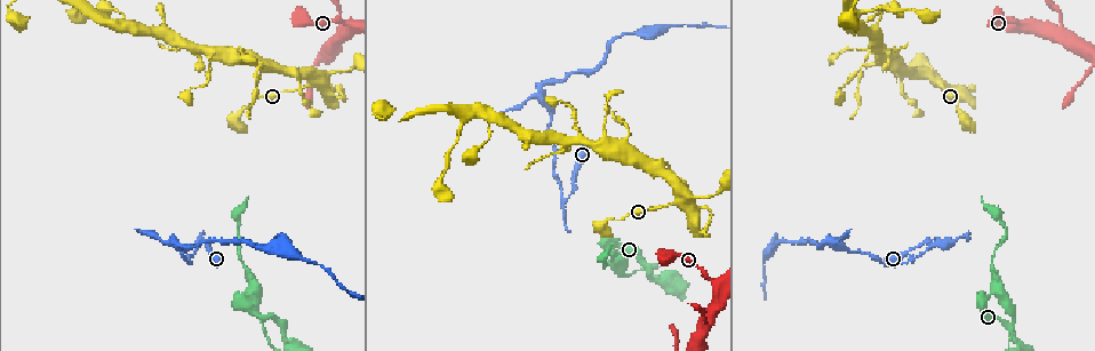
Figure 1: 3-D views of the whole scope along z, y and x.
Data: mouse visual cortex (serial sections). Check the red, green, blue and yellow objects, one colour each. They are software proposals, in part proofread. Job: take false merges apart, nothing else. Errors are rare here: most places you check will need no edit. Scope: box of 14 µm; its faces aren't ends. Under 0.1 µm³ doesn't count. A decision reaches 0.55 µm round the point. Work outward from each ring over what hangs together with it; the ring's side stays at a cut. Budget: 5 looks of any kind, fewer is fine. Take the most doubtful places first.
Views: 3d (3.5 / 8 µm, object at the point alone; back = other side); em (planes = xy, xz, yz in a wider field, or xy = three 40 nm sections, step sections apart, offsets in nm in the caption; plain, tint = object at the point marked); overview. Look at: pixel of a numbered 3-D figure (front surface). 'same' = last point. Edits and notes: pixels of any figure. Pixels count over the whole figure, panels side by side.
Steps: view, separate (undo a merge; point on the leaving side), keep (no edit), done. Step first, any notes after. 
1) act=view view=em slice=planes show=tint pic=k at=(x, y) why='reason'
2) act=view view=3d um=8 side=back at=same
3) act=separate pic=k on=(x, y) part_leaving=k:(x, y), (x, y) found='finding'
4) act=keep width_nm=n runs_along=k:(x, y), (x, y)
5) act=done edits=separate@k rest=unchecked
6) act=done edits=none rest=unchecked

act=view view=3d um=8 side=back pic=1 at=(938, 237) why='thin neck'

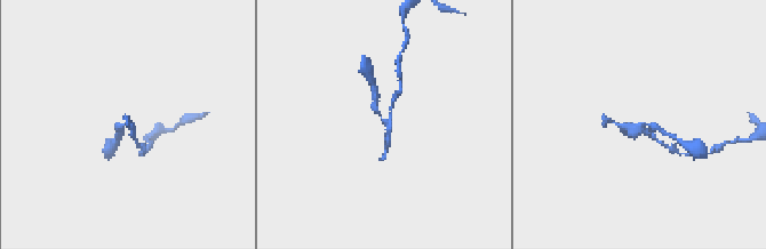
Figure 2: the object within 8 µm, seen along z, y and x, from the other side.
act=view view=em slice=xy step=3 show=tint pic=2 at=(123, 124) why='now the EM'

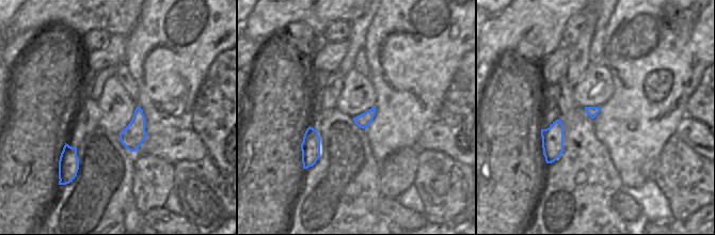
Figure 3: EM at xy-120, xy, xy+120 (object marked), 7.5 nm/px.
act=keep found='continuous, no second cell'

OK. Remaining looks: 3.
act=view view=3d um=8 pic=1 at=(239, 302)

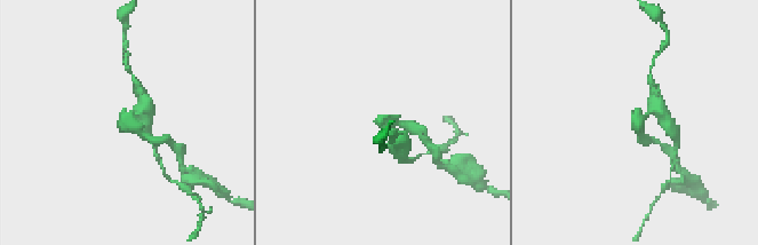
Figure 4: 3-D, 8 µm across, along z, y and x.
act=view view=em slice=xy step=3 show=tint pic=4 at=(638, 119) arm_widths_nm=200,250 why='need the tissue'

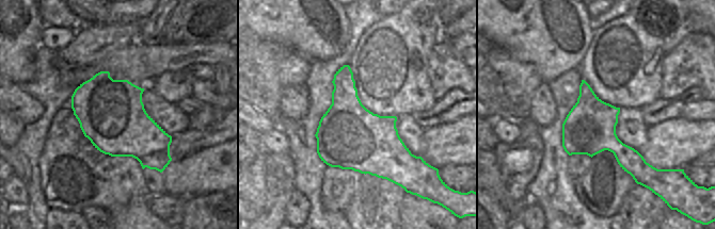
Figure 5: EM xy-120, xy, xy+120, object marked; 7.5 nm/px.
act=separate pic=4 on=(661, 120) width_nm=500 part_leaving=4:(646, 116), (654, 107), (673, 131) found='a second cell is stuck on'

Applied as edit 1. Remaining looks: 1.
act=done edits=separate@4 rest=unchecked

